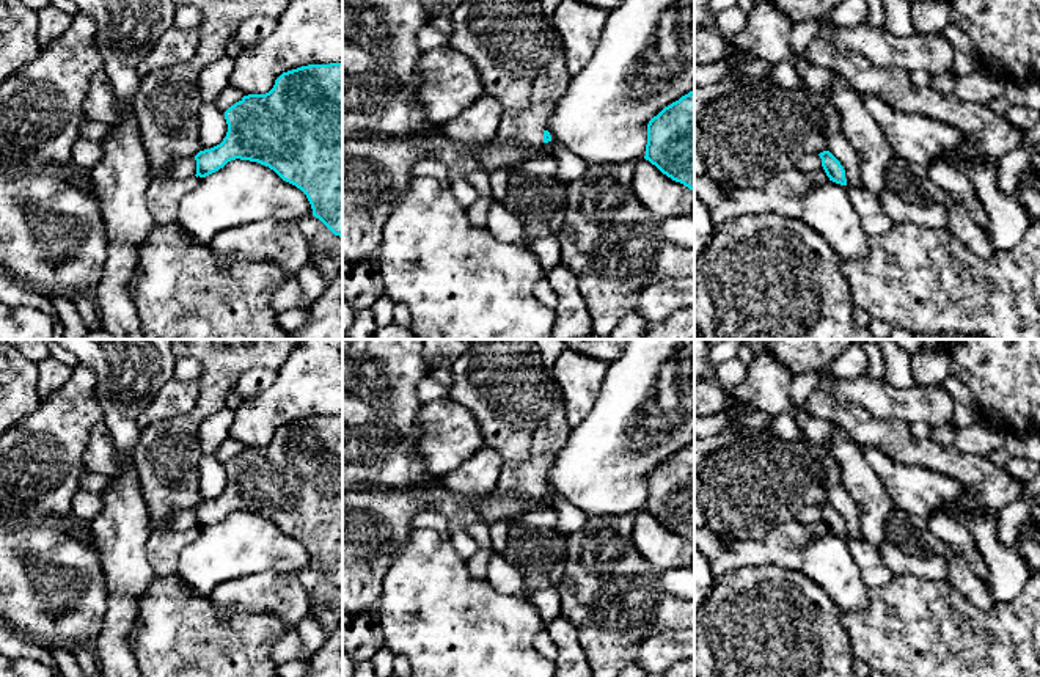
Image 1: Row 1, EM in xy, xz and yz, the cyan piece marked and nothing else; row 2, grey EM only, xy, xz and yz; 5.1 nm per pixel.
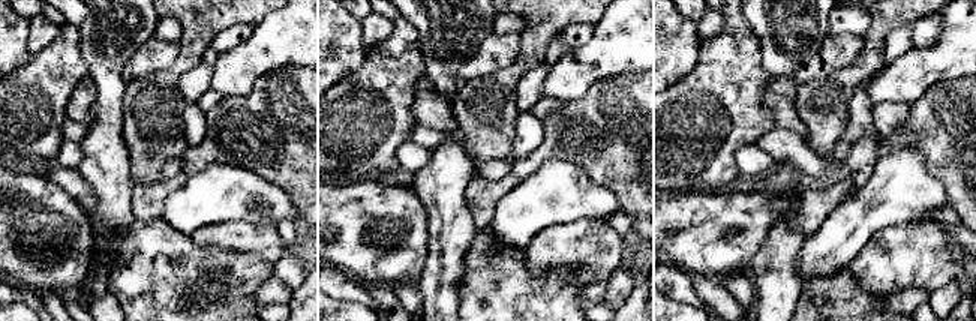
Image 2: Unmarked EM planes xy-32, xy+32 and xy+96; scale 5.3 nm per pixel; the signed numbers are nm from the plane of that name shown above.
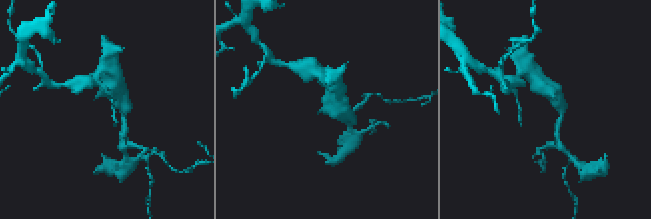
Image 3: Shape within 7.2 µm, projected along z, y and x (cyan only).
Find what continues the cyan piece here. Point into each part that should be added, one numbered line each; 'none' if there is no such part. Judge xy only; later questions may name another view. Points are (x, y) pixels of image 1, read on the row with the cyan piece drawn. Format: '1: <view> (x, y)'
1: xy (164, 195)

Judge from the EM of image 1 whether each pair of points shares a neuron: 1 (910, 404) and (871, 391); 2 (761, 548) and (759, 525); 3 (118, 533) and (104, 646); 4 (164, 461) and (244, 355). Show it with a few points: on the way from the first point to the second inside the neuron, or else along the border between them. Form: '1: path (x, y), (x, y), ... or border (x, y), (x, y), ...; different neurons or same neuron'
1: path (900, 406), (880, 398); same neuron
2: border (792, 520), (778, 523), (764, 539), (734, 541); different neurons
3: path (121, 561), (121, 618); same neuron
4: path (179, 434), (209, 402), (217, 382); same neuron

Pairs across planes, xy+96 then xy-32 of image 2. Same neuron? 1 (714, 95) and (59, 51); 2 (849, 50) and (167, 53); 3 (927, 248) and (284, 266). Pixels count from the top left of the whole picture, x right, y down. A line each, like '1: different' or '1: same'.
1: same
2: same
3: different

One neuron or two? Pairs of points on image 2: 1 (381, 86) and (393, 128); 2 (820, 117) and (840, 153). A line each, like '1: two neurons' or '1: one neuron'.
1: one neuron
2: two neurons

